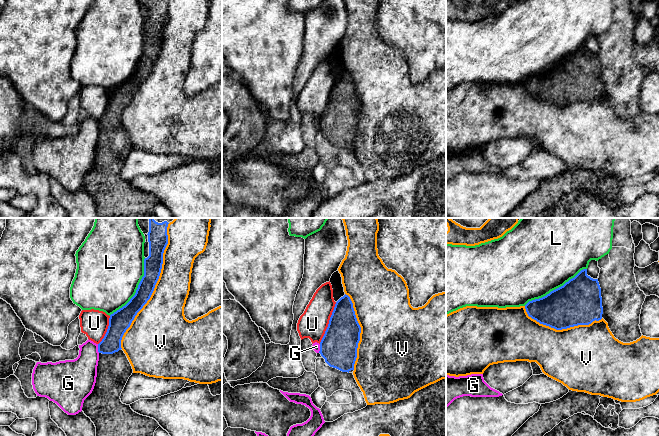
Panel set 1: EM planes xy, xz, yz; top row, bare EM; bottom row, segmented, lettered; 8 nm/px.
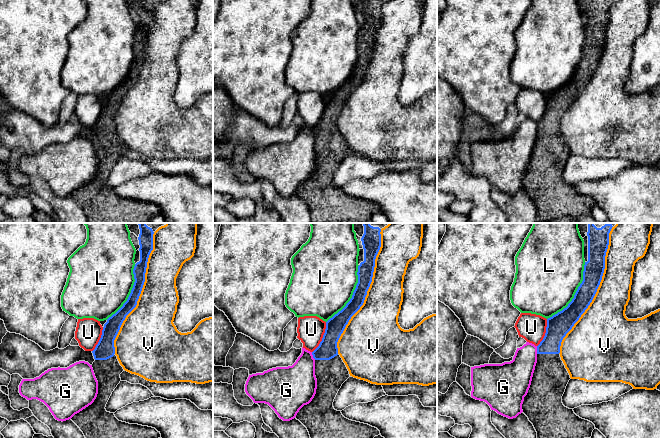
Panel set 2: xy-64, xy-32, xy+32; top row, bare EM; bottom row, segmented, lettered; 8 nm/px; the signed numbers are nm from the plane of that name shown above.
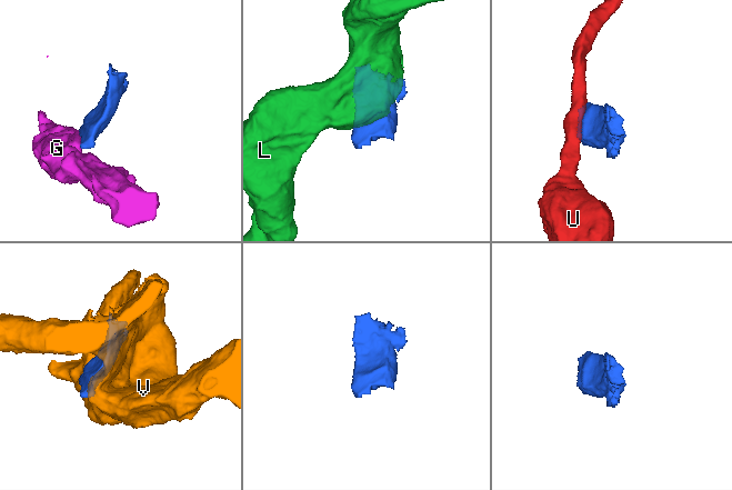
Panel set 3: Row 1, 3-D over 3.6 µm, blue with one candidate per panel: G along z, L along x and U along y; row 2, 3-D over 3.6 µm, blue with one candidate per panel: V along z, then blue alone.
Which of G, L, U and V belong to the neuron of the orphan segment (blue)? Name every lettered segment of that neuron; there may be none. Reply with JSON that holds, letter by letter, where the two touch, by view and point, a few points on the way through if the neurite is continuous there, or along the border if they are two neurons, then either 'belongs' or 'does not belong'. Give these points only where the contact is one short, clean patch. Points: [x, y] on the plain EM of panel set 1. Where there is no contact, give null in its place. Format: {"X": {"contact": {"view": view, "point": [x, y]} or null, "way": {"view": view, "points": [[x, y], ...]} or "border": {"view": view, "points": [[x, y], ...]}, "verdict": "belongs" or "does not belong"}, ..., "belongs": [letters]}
{"G": {"contact": {"view": "xy", "point": [98, 124]}, "border": {"view": "xy", "points": [[97, 120], [99, 128]]}, "verdict": "does not belong"}, "L": {"contact": {"view": "xy", "point": [137, 65]}, "verdict": "does not belong"}, "U": {"contact": {"view": "xz", "point": [329, 99]}, "verdict": "does not belong"}, "V": {"contact": {"view": "xy", "point": [154, 62]}, "verdict": "does not belong"}, "belongs": []}

